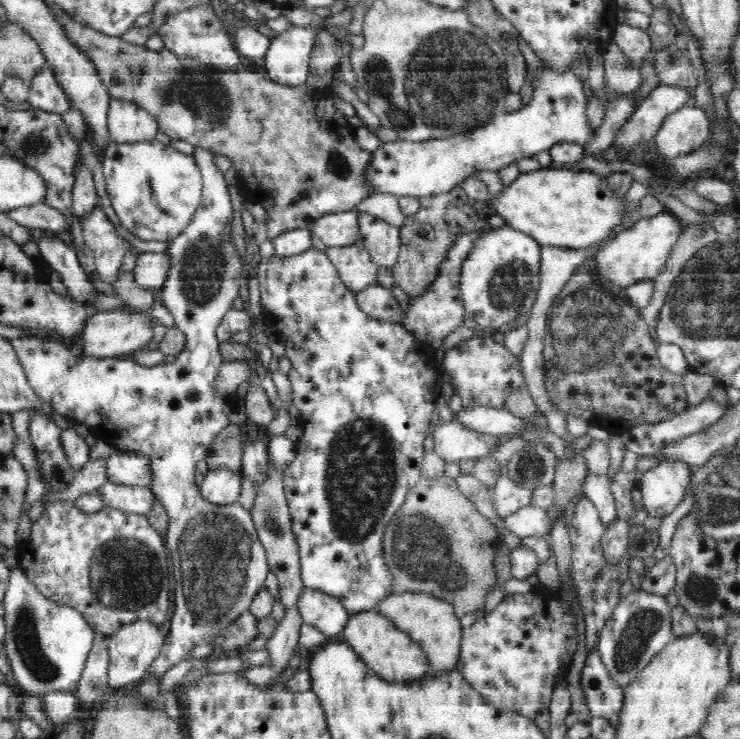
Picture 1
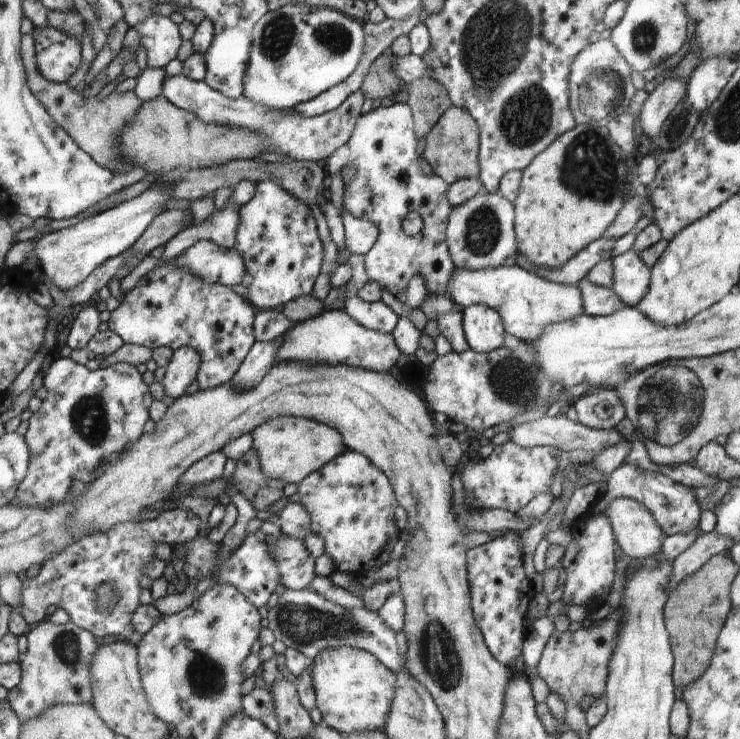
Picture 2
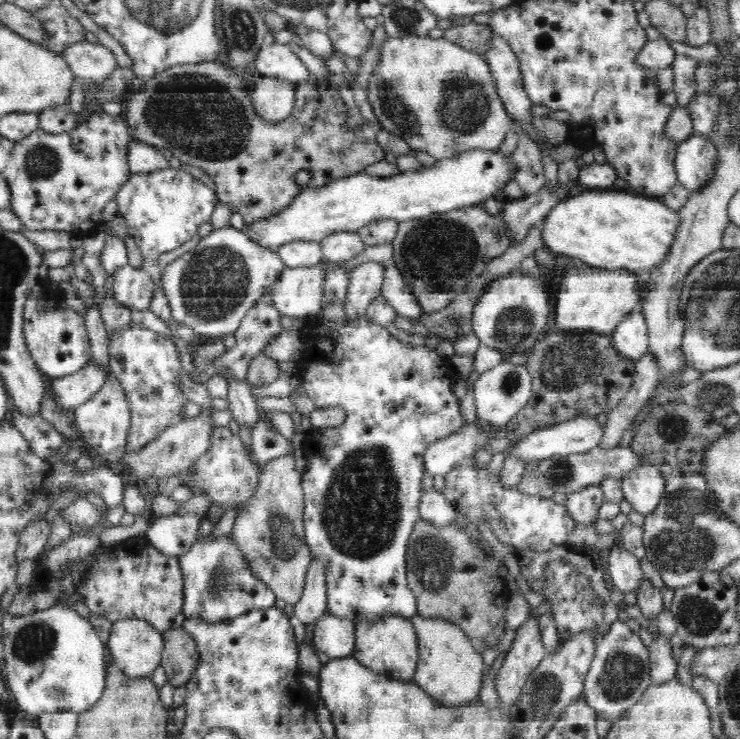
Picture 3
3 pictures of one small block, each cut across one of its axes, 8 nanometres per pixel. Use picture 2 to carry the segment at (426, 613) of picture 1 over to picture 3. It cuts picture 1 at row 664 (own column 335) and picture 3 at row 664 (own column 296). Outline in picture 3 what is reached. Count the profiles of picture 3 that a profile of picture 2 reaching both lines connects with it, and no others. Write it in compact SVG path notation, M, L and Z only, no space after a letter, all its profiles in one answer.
M416 615L409 619L419 642L419 661L412 682L436 703L448 708L475 704L479 700L485 664L483 656L473 648L470 639L458 626L440 620L440 617Z

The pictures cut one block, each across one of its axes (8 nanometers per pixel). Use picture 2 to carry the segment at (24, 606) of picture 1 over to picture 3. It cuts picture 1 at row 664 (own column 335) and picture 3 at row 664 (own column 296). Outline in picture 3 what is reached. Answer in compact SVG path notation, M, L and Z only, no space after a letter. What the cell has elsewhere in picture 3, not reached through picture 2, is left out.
M54 604L50 608L44 610L38 610L24 616L14 616L10 612L6 611L3 616L3 636L1 642L4 644L4 662L2 665L3 672L1 675L4 677L4 681L8 690L14 696L14 700L18 703L18 706L32 715L39 715L42 713L55 713L56 711L74 711L82 713L85 710L91 708L96 701L99 700L106 686L107 680L107 666L104 662L104 649L102 641L95 632L90 620L84 619L78 612L72 609L71 606Z

